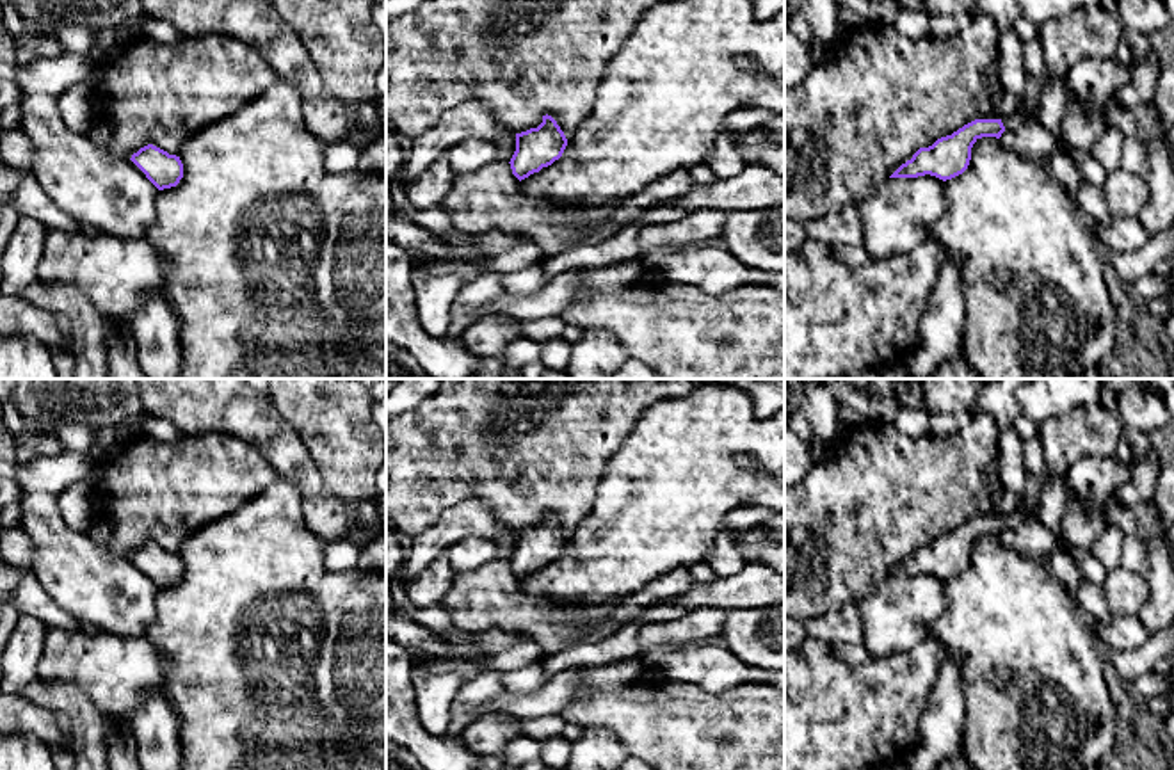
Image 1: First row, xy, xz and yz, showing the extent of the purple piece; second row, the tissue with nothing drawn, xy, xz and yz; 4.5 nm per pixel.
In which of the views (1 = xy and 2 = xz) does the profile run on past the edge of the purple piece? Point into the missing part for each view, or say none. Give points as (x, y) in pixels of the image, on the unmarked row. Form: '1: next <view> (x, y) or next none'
1: next none
2: next none

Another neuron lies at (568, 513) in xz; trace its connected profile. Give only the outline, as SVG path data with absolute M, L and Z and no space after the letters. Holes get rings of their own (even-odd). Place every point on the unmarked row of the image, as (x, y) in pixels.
M441 379L430 398L386 423L386 514L398 532L413 537L450 507L477 498L509 530L537 526L548 512L569 539L592 507L607 462L642 411L658 400L687 397L704 382L745 391L760 420L784 409L784 379Z

